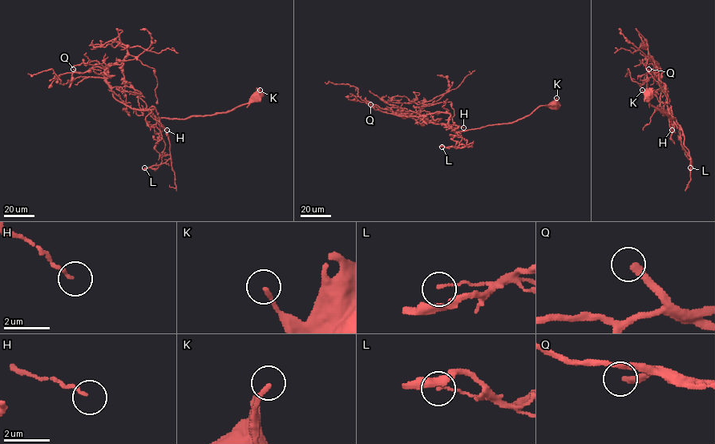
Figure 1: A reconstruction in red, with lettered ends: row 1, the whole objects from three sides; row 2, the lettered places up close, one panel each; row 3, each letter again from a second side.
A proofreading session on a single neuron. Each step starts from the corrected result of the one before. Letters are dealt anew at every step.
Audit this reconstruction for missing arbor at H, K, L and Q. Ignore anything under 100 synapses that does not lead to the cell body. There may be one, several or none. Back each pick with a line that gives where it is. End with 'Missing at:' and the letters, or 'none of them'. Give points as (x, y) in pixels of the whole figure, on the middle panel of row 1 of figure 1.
Q: at (370, 104)
Missing at: Q

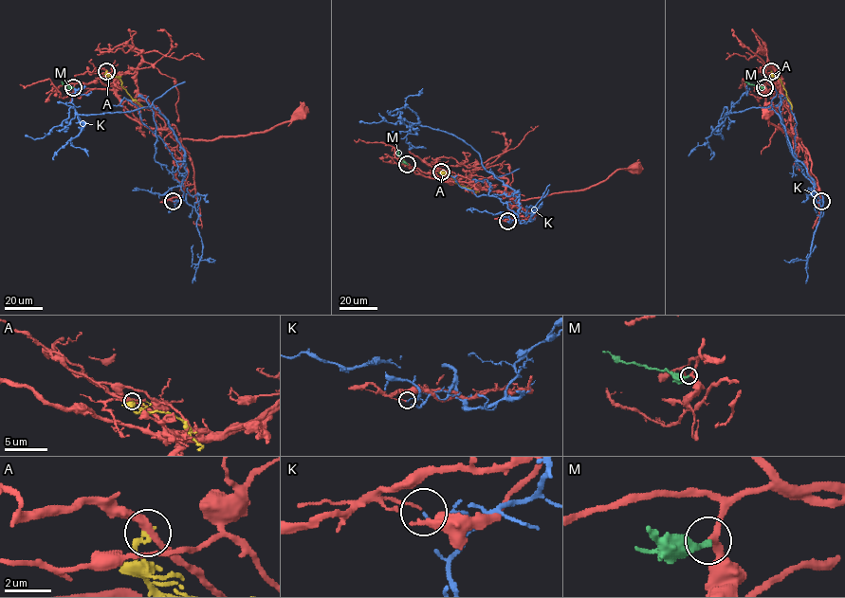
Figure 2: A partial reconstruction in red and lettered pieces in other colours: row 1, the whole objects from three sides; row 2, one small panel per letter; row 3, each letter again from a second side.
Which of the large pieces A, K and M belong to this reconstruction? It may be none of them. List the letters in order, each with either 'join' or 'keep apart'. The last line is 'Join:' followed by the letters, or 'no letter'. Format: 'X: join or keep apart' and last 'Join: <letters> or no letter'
A: keep apart
K: keep apart
M: join
Join: M

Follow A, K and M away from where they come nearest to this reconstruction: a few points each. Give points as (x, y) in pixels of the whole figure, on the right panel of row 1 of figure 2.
A: (771, 71), (780, 79), (791, 109)
K: (821, 201), (771, 105), (725, 114), (707, 142), (688, 156)
M: (764, 87), (745, 81)

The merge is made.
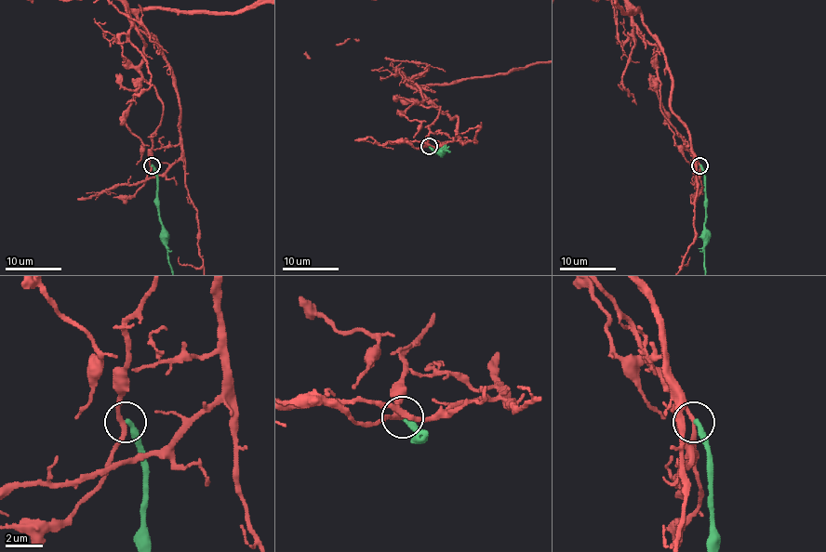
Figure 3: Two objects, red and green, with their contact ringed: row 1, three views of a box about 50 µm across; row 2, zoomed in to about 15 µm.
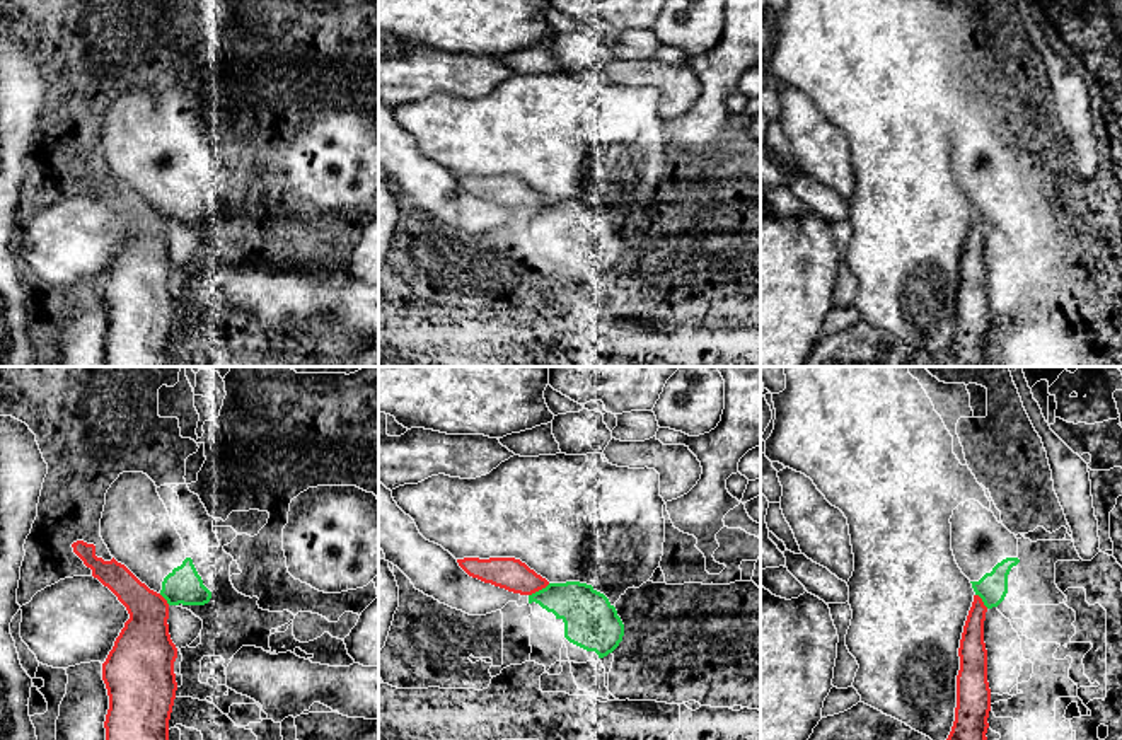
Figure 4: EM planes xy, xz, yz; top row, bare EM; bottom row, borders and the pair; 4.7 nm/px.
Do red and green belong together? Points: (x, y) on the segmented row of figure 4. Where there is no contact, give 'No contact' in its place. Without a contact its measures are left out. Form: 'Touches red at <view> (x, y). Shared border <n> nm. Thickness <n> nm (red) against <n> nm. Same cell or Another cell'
Touches red at xz (539, 589). Shared border 120 nm. Thickness 150 nm (red) against 220 nm. Another cell

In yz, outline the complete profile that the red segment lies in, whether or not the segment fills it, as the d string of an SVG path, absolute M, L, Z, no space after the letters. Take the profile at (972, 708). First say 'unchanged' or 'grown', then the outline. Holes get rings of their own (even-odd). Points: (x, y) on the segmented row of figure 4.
unchanged; M974 595L958 648L955 721L946 740L987 740L991 689L984 643L986 612L982 598Z

